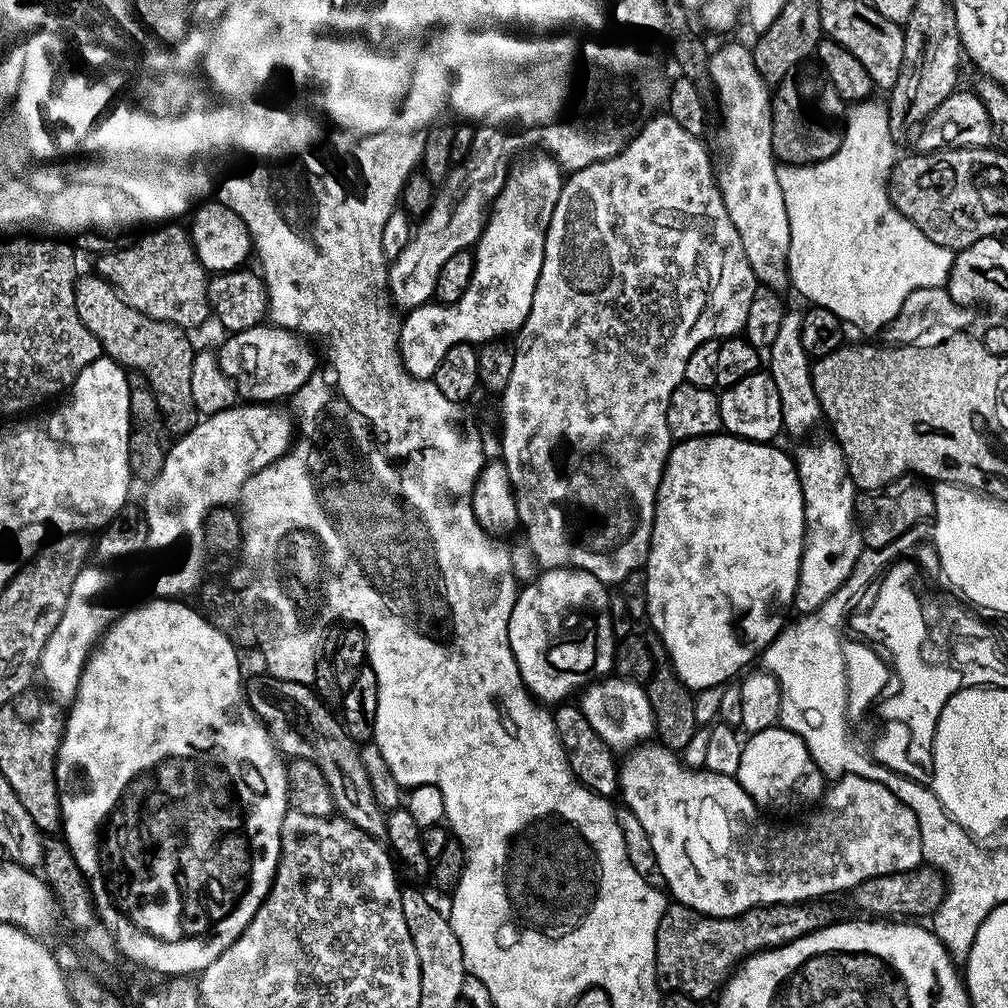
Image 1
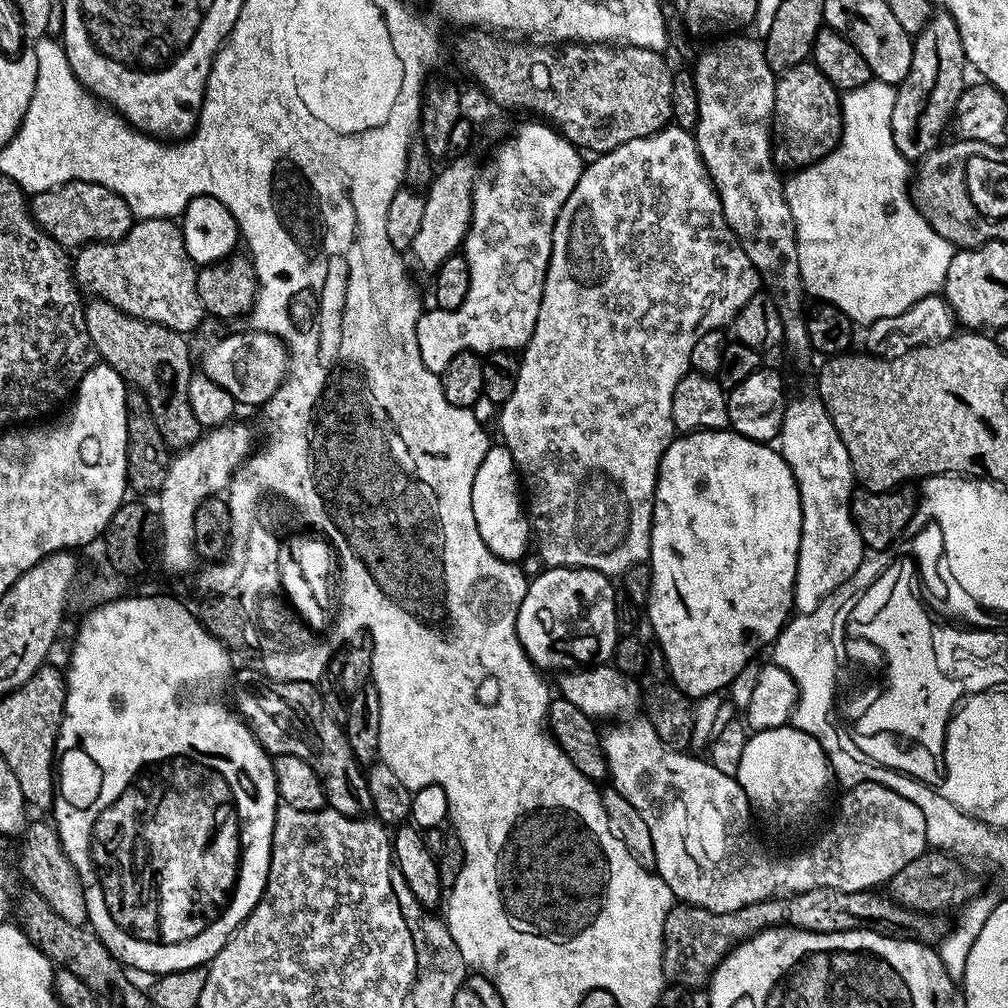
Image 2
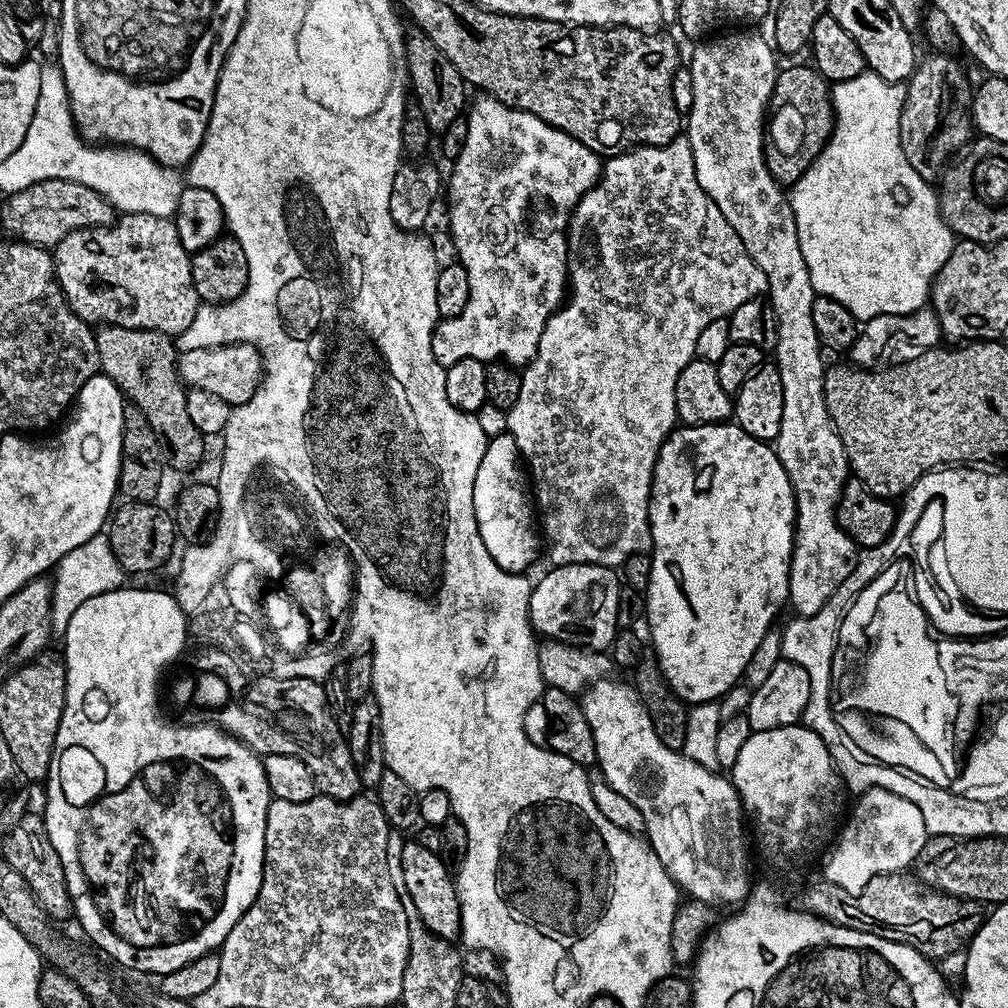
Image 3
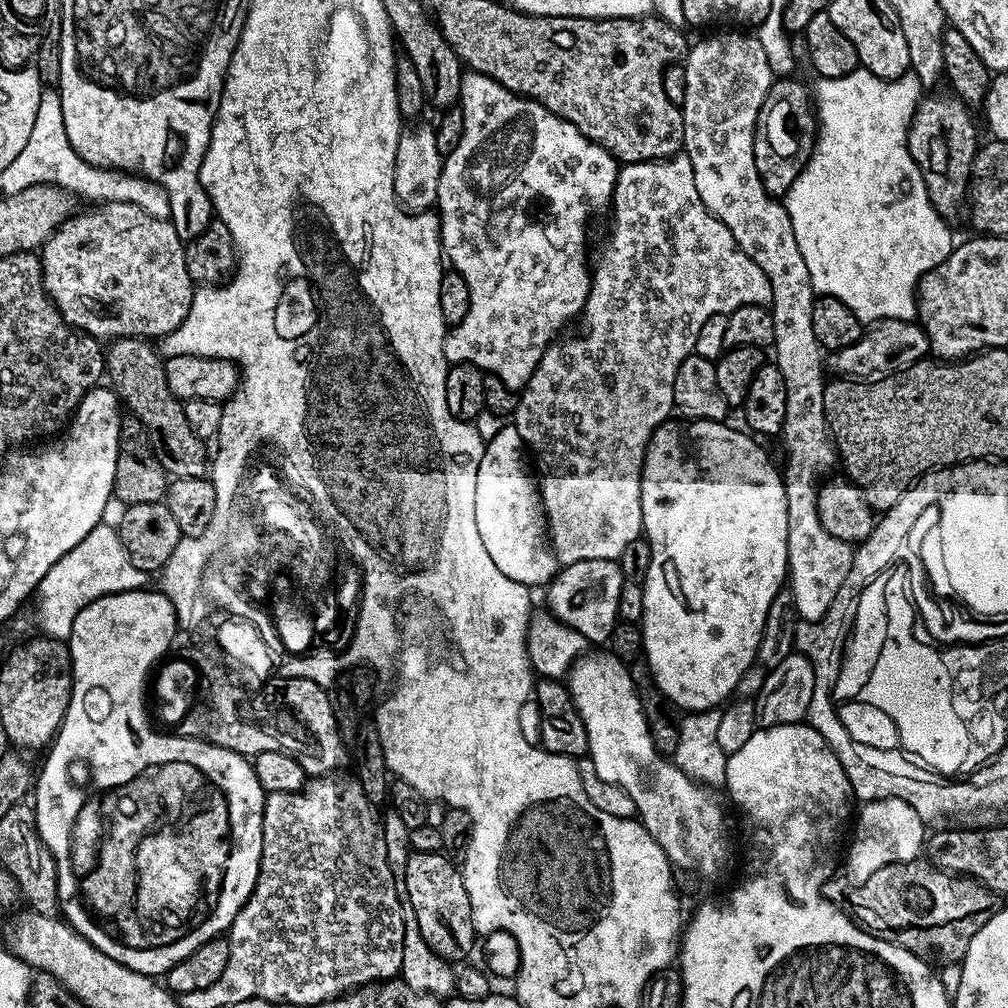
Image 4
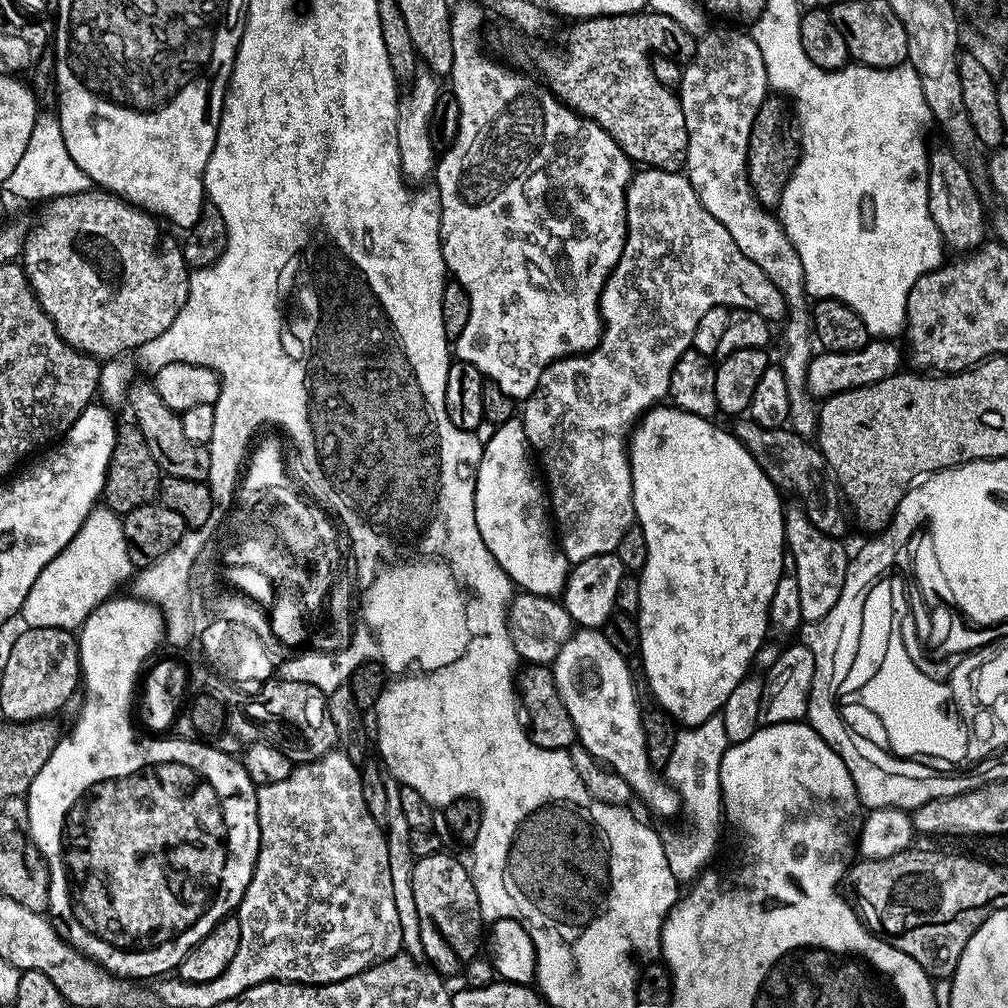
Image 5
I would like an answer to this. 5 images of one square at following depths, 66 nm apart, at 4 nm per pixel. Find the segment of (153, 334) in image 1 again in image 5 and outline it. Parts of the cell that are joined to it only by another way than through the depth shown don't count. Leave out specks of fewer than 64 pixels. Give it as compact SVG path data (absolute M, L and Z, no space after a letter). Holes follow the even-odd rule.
M133 383L128 389L126 404L127 407L132 407L131 419L142 430L142 438L146 438L146 446L150 446L150 455L154 457L154 462L158 462L164 476L207 481L210 474L210 454L207 447L186 438L179 415L170 410L166 402L162 402L155 383Z

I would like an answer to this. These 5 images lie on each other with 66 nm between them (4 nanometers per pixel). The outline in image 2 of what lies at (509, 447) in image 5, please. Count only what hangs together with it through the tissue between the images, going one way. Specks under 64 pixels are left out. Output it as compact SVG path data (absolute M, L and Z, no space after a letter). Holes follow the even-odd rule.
M489 447L486 458L482 458L478 474L474 474L472 509L478 534L488 549L500 560L523 561L530 548L530 521L522 507L522 481L508 448Z

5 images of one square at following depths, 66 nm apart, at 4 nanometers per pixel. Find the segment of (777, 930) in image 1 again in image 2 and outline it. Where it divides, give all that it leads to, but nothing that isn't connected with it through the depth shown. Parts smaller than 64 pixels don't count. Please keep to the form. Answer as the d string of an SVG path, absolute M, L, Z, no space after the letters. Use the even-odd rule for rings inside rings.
M815 888L795 892L792 896L773 896L770 900L759 900L733 912L711 912L693 904L673 903L664 923L662 966L665 981L689 990L703 989L711 981L712 971L723 962L725 956L736 945L764 928L795 928L798 932L822 934L871 930L921 942L936 942L944 936L946 925L940 918L903 908L891 896L880 894L876 890L843 892L837 888Z

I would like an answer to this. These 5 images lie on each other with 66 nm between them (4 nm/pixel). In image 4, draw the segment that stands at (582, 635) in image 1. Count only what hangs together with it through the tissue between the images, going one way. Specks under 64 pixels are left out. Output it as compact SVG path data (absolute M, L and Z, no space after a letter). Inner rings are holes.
M579 560L563 565L551 584L547 585L548 604L553 616L566 626L578 630L585 641L600 644L611 637L619 617L619 592L625 582L615 560Z

